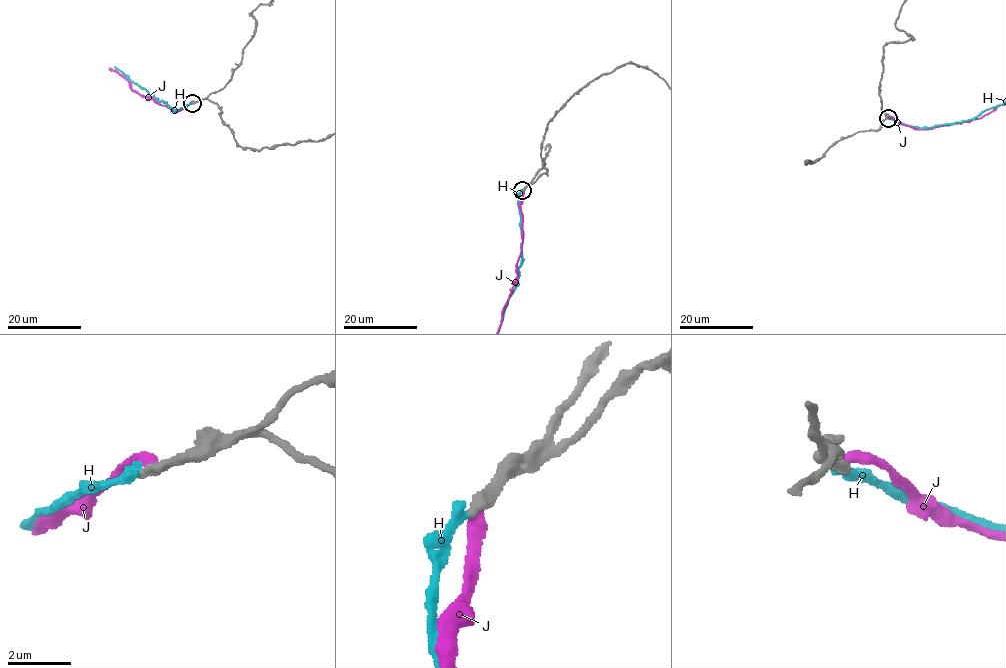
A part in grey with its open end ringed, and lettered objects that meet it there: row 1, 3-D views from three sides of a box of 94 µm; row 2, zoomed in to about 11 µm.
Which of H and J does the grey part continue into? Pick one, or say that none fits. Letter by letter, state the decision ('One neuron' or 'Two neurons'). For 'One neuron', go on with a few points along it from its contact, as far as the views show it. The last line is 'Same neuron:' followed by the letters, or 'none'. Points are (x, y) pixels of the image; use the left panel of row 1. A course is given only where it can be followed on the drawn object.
H: Two neurons
J: Two neurons
Same neuron: none

